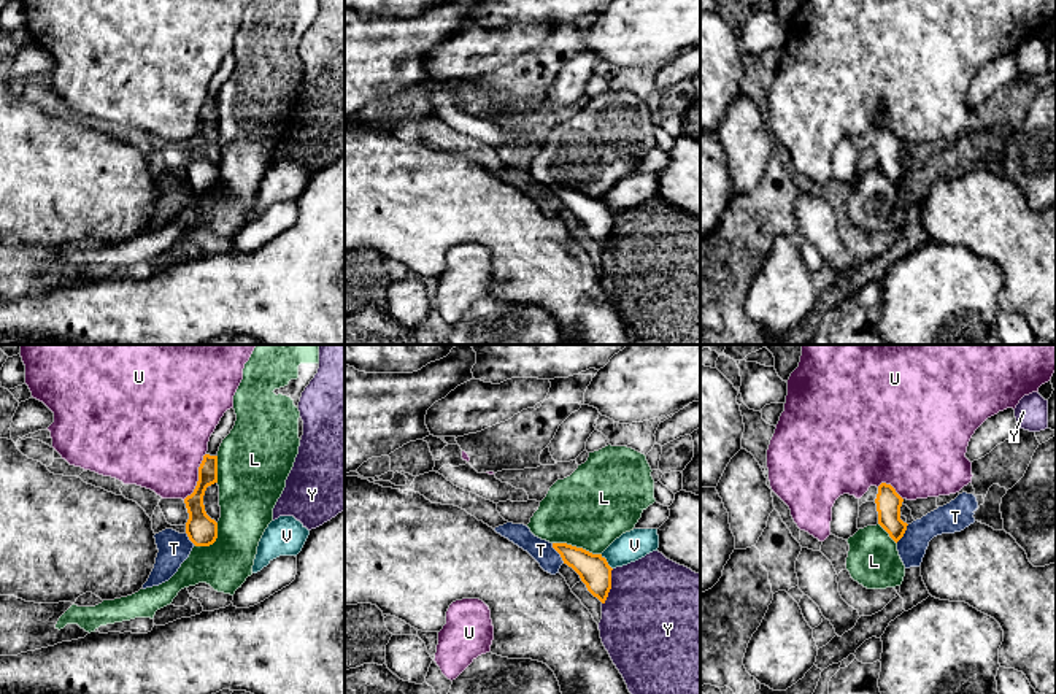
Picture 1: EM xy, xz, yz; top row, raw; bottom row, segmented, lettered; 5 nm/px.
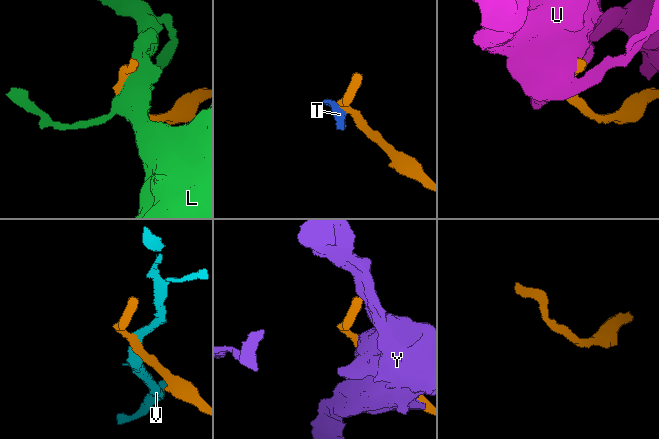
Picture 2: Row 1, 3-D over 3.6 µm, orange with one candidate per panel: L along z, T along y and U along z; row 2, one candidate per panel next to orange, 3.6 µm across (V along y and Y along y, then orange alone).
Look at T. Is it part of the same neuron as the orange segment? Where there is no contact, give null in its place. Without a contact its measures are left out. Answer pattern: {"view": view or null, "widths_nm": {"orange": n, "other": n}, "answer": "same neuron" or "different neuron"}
{"view": "xz", "widths_nm": {"orange": 160, "other": 110}, "answer": "different neuron"}

